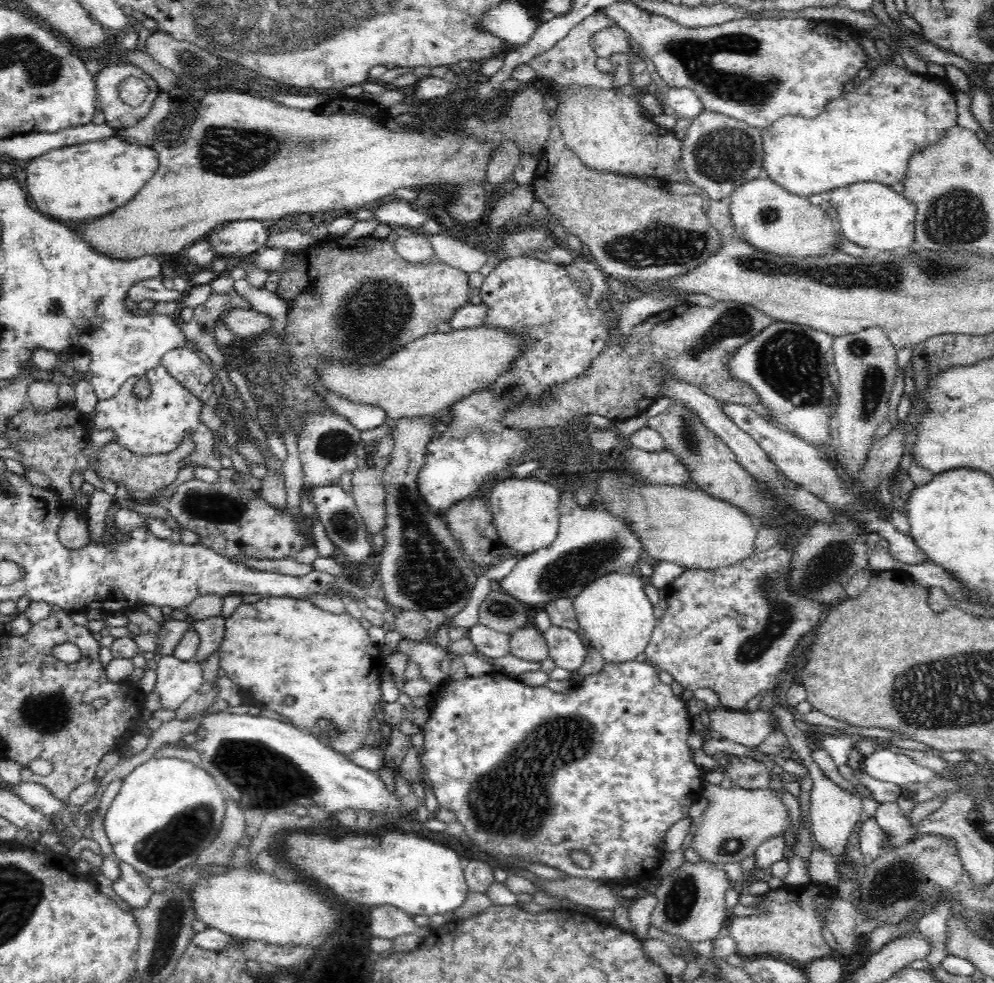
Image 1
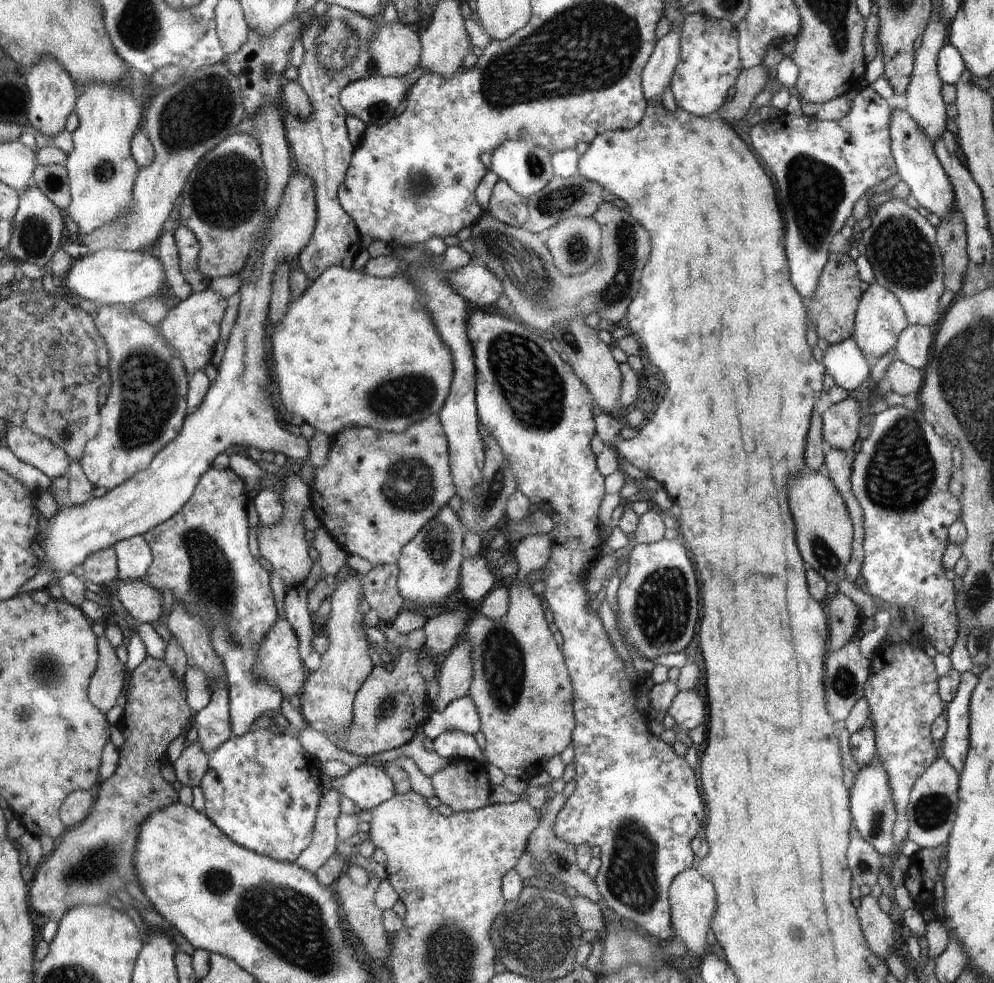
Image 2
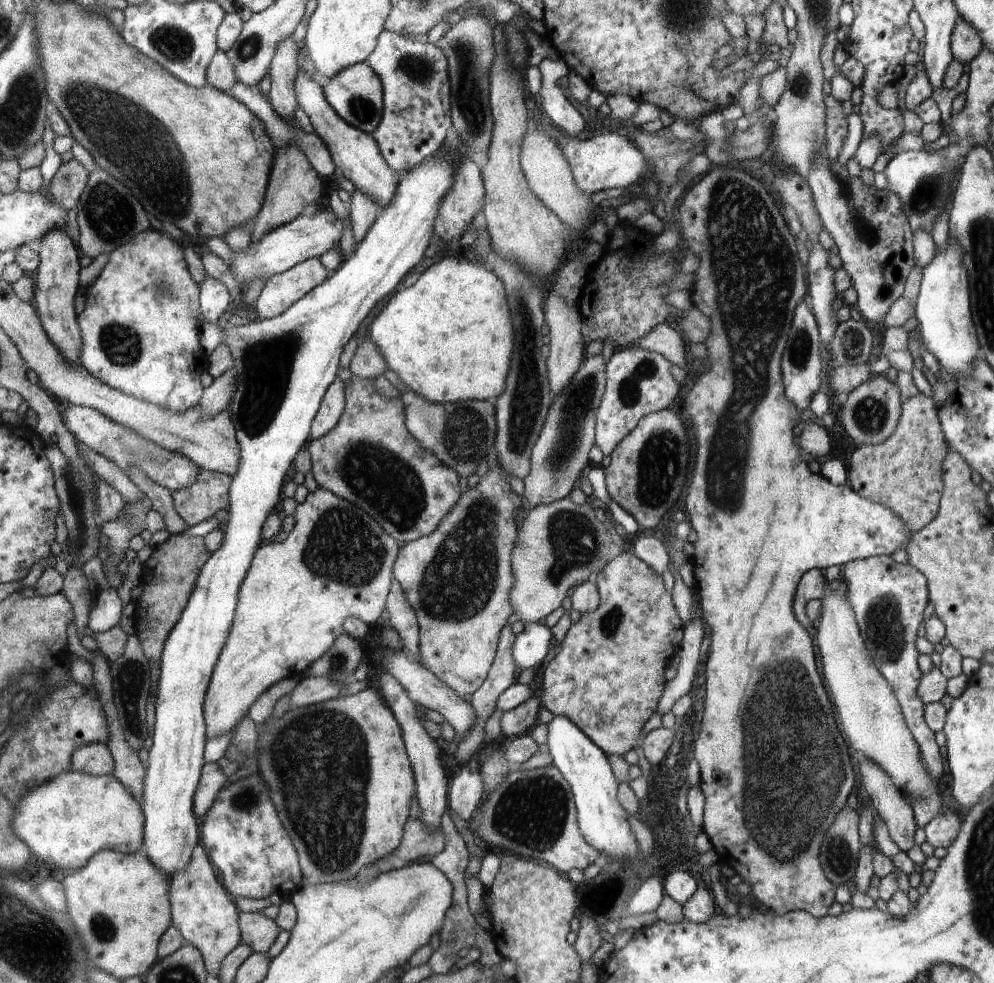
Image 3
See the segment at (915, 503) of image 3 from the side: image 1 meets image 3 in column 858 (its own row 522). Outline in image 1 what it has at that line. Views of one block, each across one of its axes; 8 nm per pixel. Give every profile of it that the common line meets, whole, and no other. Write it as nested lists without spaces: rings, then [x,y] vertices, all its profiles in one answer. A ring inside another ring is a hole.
[[[477,496],[466,497],[465,499],[455,502],[451,507],[448,507],[444,512],[445,523],[449,527],[454,540],[460,540],[462,548],[466,553],[465,559],[472,560],[474,564],[478,564],[479,572],[491,566],[498,566],[504,545],[500,541],[500,535],[496,531],[496,521],[490,511],[490,505],[482,498]]]

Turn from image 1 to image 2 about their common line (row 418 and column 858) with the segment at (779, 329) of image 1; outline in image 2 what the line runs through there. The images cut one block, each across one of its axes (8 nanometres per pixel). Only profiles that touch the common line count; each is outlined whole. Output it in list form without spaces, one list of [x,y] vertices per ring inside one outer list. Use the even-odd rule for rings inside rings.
[[[876,762],[862,767],[857,774],[849,795],[849,809],[852,813],[853,825],[862,838],[884,856],[890,856],[895,850],[893,826],[896,820],[895,806],[892,800],[892,789],[888,784],[888,775],[883,765]]]

